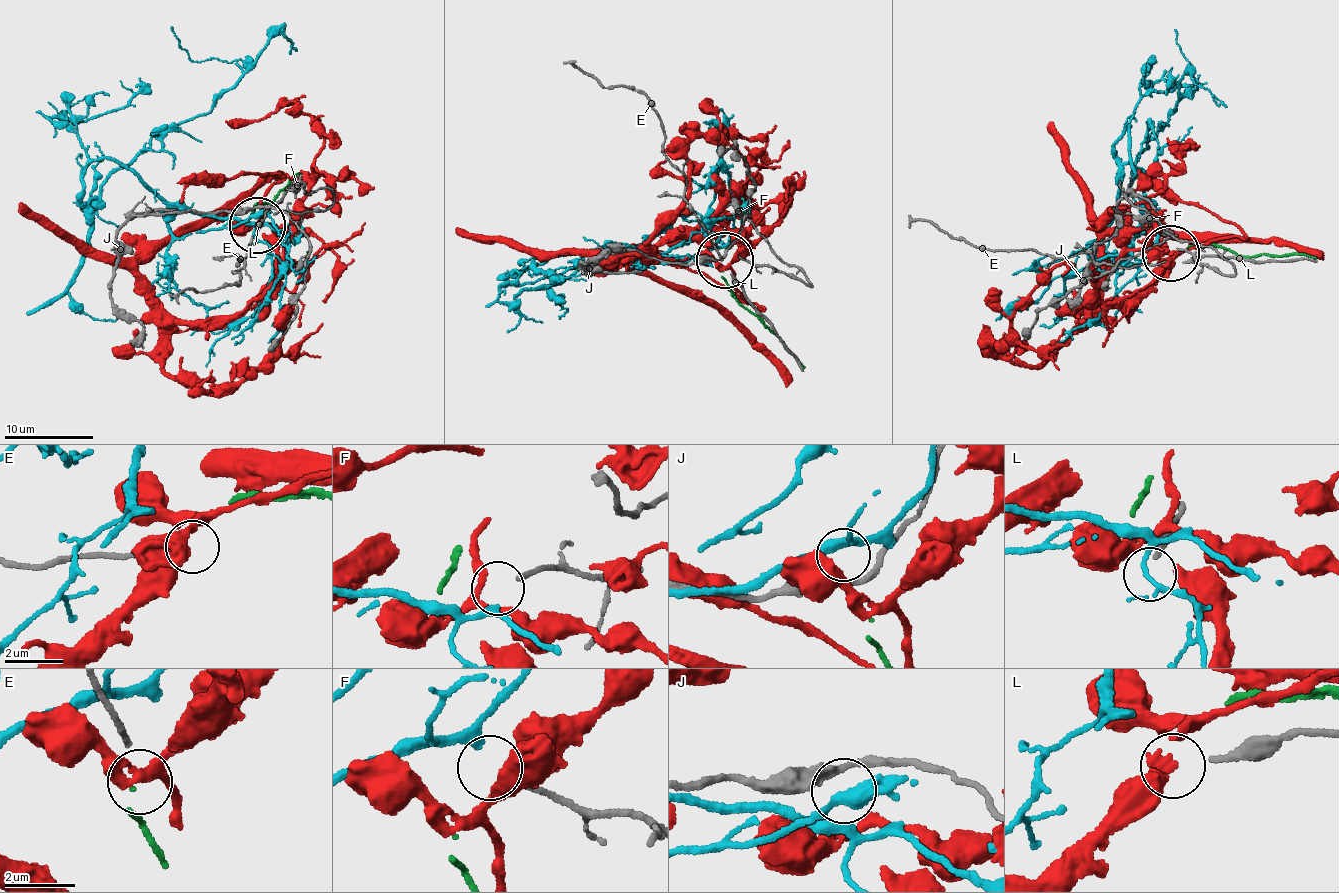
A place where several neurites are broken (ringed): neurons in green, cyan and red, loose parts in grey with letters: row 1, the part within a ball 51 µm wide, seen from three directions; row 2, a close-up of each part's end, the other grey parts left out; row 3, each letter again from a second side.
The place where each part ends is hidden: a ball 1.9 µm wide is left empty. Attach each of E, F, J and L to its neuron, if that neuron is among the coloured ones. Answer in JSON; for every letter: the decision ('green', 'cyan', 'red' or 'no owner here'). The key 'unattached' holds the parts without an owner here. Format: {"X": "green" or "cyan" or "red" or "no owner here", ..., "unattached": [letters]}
{"E": "green", "F": "cyan", "J": "no owner here", "L": "no owner here", "unattached": ["J", "L"]}

